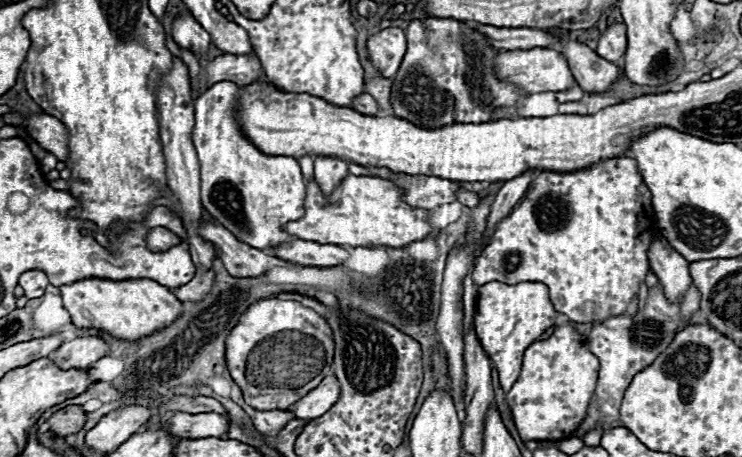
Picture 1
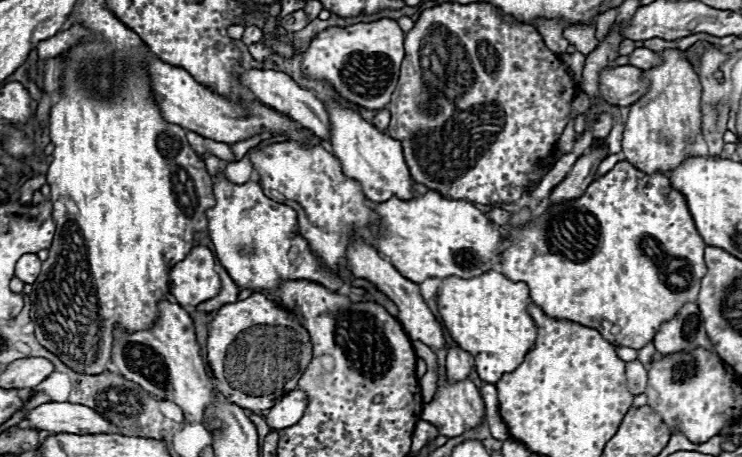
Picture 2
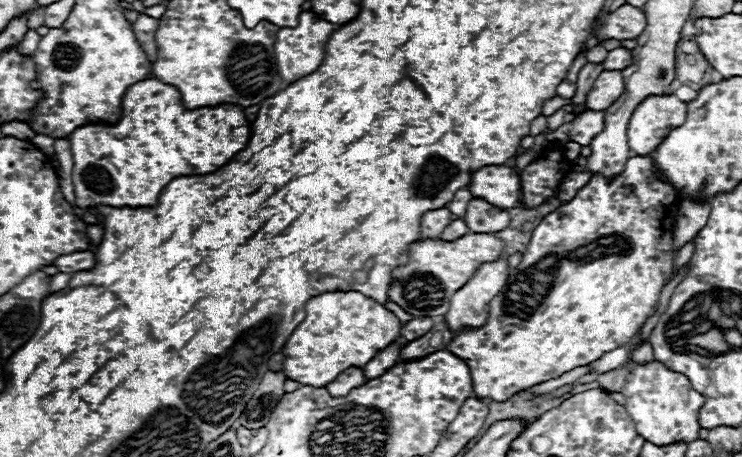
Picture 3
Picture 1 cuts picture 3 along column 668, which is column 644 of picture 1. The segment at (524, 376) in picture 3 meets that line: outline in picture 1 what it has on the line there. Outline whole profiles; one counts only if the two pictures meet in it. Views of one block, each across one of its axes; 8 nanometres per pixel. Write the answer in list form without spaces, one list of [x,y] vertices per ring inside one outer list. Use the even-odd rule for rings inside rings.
[[[610,158],[574,172],[544,170],[530,182],[514,210],[496,224],[490,242],[476,260],[472,282],[476,286],[494,280],[504,284],[542,282],[550,288],[550,300],[560,314],[582,324],[602,322],[608,316],[624,314],[644,282],[648,272],[648,246],[654,234],[646,234],[646,240],[642,240],[642,234],[650,232],[654,222],[650,190],[644,186],[632,158]]]

